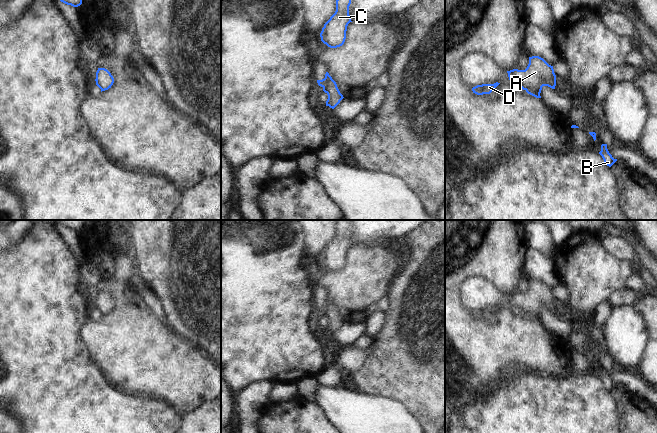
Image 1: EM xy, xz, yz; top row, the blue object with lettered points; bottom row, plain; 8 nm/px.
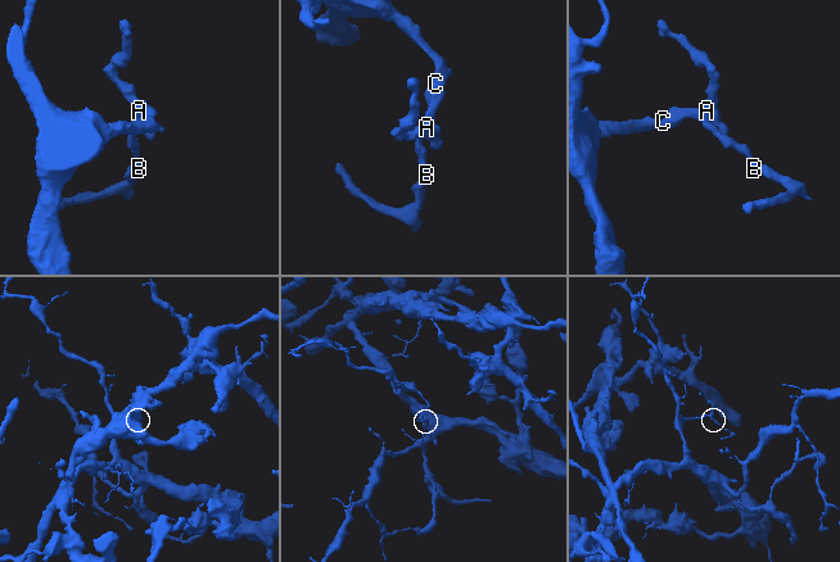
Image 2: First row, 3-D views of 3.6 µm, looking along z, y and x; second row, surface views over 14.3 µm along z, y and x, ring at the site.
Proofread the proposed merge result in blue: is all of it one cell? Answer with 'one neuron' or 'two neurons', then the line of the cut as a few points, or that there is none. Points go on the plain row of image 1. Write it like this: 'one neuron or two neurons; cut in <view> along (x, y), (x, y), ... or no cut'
two neurons; cut in yz along (526, 313), (532, 313), (539, 318)

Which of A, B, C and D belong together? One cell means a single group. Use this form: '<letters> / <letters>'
A C D / B

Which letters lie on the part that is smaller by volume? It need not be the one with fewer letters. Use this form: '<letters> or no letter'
B

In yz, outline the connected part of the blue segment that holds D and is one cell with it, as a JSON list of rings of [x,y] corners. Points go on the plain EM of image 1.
[[[500,307],[482,308],[472,312],[473,317],[477,319],[490,318]]]

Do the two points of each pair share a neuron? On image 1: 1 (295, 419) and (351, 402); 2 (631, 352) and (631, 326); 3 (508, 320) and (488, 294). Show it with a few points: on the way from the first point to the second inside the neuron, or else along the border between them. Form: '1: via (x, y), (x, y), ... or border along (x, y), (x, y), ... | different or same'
1: border along (313, 402), (323, 411), (330, 422) | different
2: via (631, 346), (631, 332) | same
3: border along (500, 307), (510, 309), (522, 316) | different

